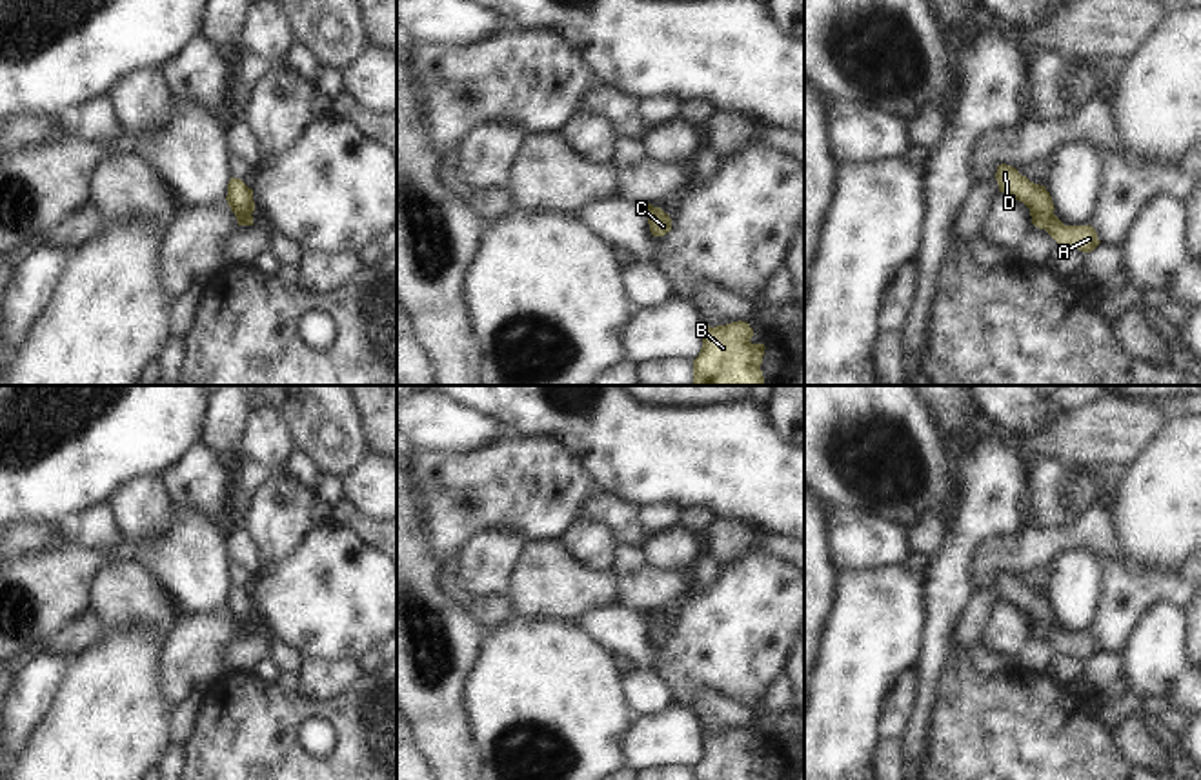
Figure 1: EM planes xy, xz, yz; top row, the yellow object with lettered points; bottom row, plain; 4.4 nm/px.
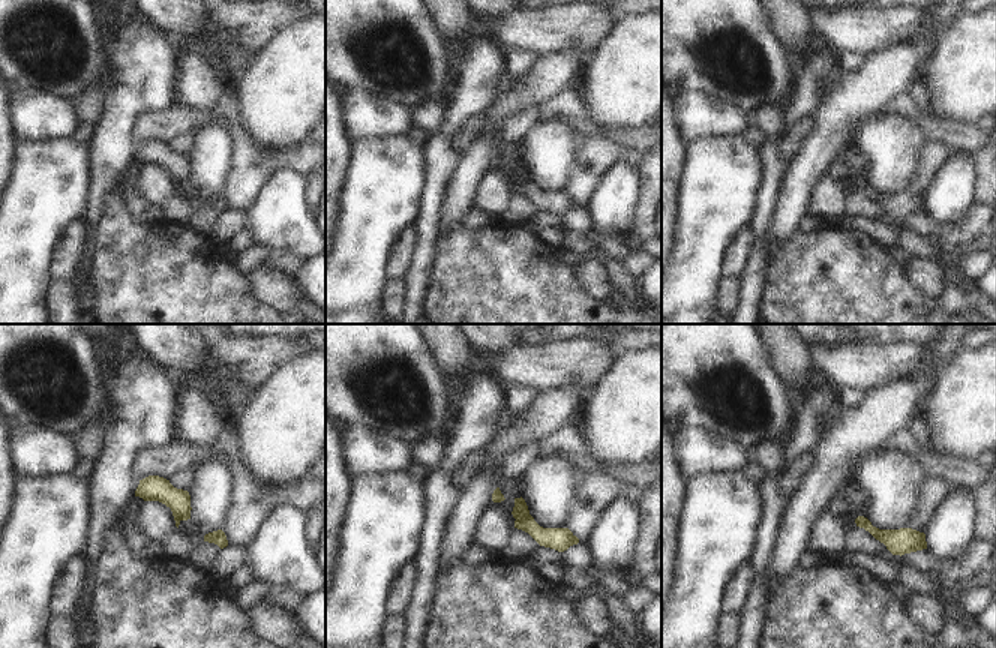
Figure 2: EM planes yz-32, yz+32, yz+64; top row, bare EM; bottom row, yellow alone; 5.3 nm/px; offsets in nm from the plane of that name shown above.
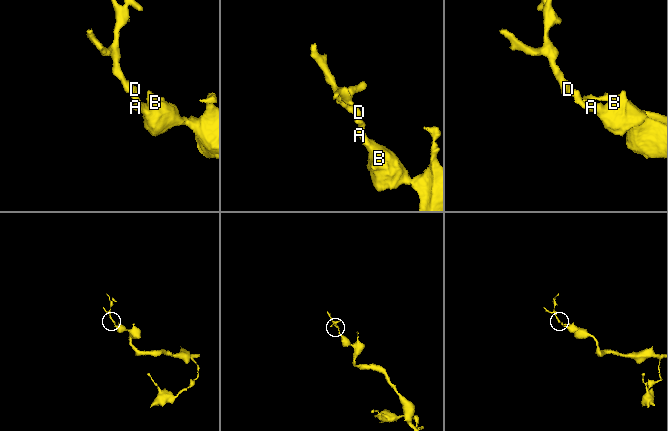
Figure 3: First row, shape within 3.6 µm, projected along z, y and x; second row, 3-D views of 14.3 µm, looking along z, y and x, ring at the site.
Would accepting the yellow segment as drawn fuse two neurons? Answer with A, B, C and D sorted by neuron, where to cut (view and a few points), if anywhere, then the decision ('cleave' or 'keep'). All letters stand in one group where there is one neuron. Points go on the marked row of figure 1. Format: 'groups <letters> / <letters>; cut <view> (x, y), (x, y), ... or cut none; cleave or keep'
groups A B C D; cut none; keep

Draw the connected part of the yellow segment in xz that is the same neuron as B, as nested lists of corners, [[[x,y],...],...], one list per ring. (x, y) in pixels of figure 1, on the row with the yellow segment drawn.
[[[748,322],[704,325],[702,349],[693,360],[693,385],[764,385],[764,344],[752,344]]]

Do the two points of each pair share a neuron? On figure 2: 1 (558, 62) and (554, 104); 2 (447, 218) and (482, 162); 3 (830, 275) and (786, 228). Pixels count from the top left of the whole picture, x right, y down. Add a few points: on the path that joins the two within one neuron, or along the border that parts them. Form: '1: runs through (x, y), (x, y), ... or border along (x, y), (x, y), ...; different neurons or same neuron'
1: border along (572, 86), (540, 104), (522, 110); different neurons
2: runs through (456, 204), (468, 176); same neuron
3: border along (798, 228), (777, 243), (771, 260); different neurons

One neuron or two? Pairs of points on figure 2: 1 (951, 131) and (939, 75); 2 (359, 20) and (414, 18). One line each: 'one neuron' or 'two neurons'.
1: two neurons
2: one neuron

